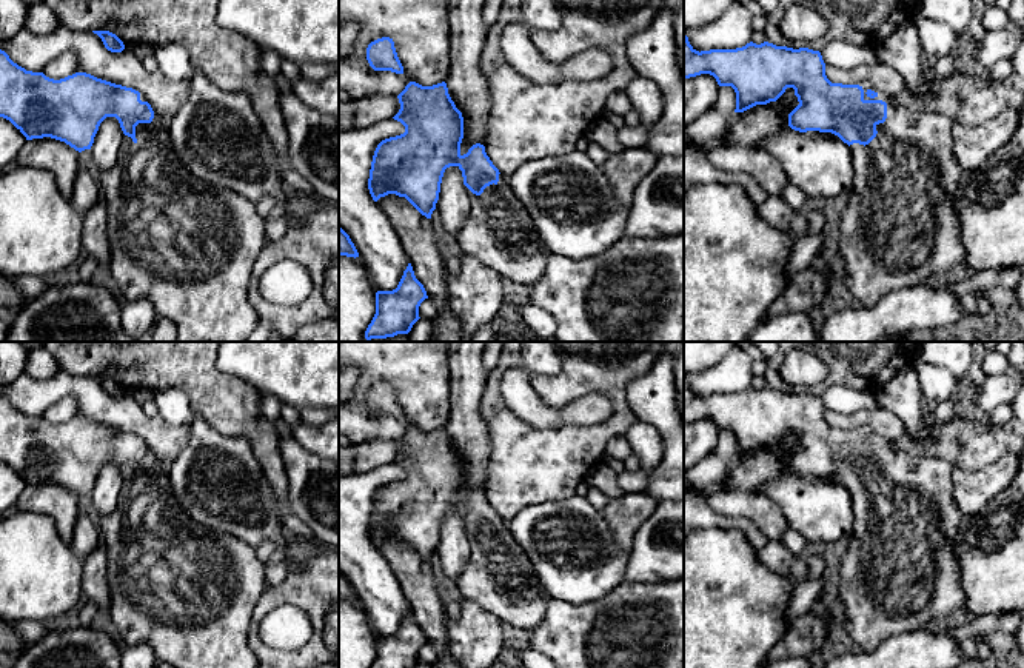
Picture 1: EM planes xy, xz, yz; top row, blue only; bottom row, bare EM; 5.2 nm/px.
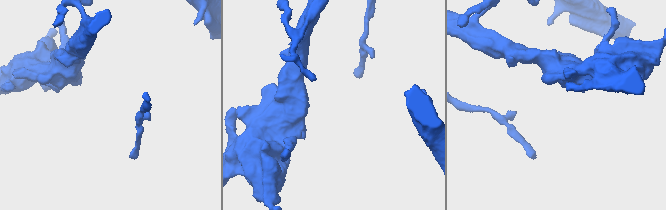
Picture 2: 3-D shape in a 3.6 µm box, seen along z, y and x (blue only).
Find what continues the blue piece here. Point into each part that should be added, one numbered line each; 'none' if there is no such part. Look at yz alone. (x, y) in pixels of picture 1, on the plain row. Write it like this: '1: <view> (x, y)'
1: yz (900, 573)

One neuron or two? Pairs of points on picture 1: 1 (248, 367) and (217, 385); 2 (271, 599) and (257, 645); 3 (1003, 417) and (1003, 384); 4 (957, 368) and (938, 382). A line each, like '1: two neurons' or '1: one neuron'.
1: two neurons
2: one neuron
3: two neurons
4: two neurons

